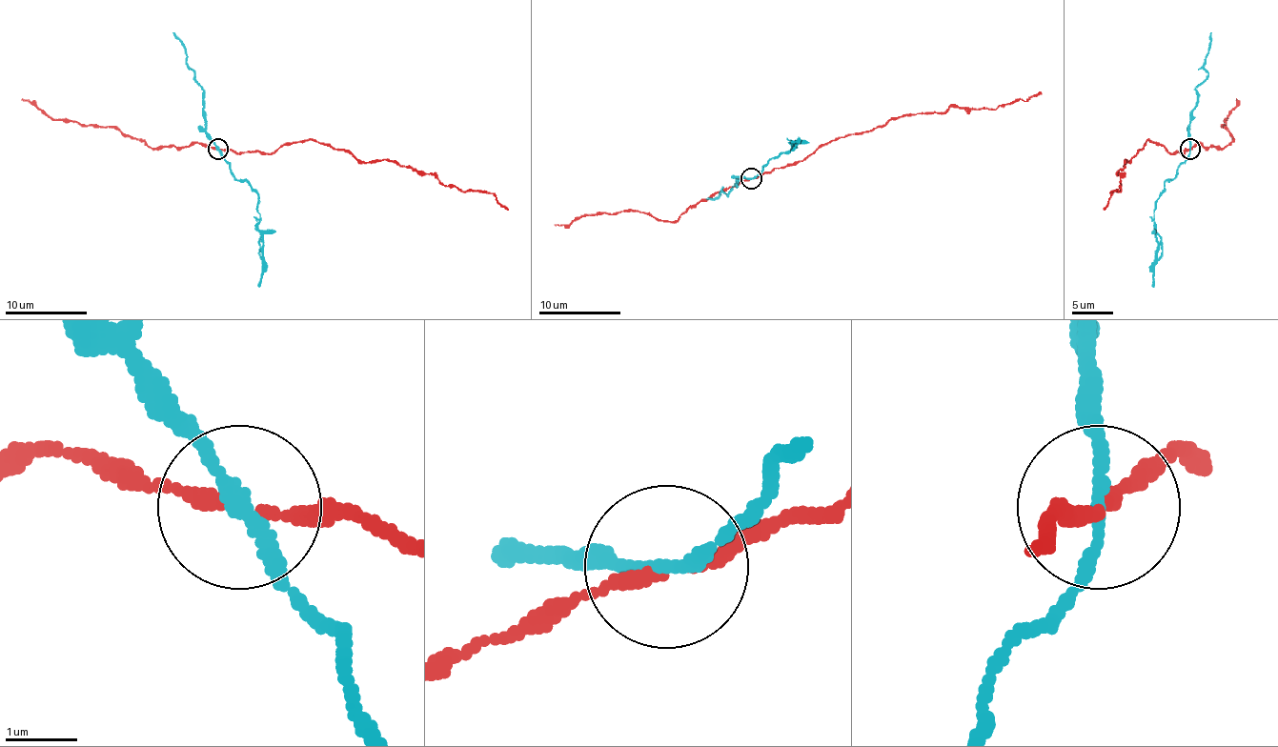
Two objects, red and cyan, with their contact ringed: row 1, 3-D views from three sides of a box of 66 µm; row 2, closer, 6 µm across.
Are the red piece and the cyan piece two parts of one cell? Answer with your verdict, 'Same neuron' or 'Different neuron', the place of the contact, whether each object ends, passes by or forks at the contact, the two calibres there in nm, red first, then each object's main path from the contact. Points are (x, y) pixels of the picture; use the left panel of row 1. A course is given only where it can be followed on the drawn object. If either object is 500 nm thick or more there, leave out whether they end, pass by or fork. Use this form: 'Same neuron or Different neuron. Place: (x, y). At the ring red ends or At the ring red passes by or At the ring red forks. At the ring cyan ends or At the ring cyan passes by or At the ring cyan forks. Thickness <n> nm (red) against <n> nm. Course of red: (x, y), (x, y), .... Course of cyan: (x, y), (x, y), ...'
Different neuron. Place: (217, 149). At the ring red passes by. At the ring cyan passes by. Thickness 170 nm (red) against 180 nm. Course of red: (217, 149), (273, 152), (315, 140), (365, 163), (396, 161), (441, 183), (491, 193), (507, 210). Course of cyan: (217, 149), (232, 173), (248, 183), (258, 195), (262, 261), (258, 286)

